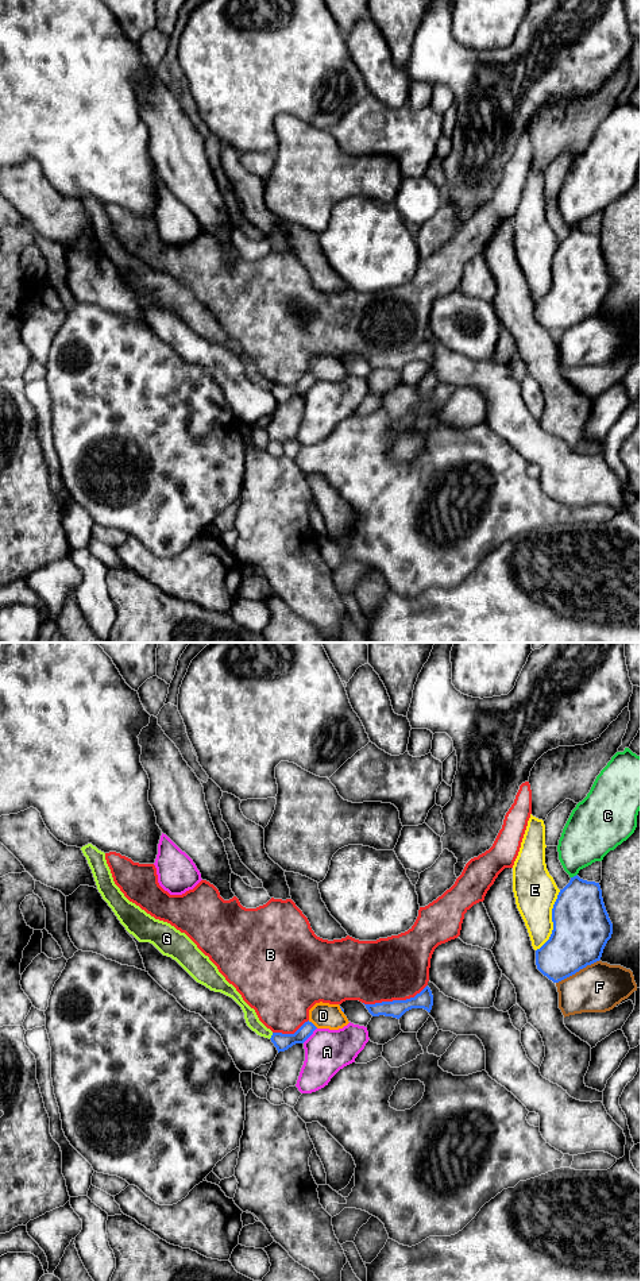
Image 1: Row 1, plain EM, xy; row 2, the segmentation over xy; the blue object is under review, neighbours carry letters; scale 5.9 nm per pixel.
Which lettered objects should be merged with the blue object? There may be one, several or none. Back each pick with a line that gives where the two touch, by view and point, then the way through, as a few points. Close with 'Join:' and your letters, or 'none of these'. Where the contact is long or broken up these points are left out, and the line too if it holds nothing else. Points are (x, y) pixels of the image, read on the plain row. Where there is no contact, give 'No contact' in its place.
Join: none of these

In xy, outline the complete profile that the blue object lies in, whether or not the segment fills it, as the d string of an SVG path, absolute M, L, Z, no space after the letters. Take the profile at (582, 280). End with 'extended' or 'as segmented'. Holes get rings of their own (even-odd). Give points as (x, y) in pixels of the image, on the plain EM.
M578 227L560 242L552 274L549 292L536 302L536 317L553 335L599 313L613 286L599 235Z; as segmented

